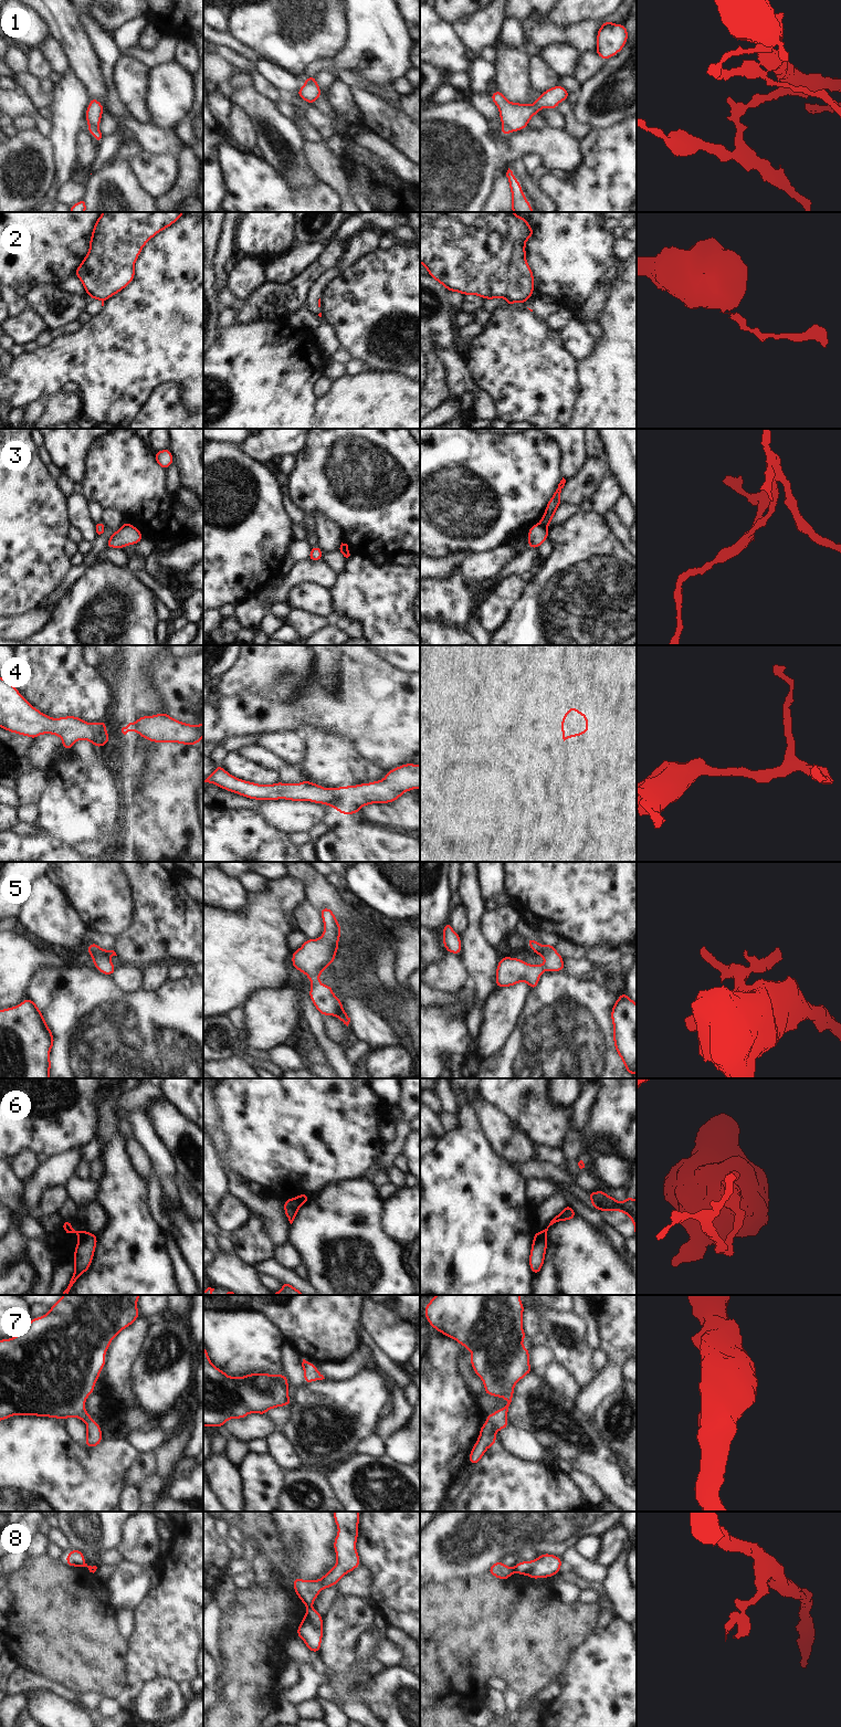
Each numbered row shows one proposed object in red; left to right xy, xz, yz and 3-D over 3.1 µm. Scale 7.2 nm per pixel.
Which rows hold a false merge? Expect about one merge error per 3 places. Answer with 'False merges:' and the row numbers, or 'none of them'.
False merges: 1, 2, 3, 6, 8

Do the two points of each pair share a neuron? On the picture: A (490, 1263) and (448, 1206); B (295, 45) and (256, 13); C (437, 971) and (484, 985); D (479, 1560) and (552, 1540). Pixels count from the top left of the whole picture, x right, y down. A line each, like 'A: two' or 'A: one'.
A: one
B: one
C: two
D: one

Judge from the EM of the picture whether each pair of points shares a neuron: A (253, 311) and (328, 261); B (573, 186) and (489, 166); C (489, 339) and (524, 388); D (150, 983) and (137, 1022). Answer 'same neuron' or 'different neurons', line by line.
A: same neuron
B: different neurons
C: same neuron
D: different neurons

